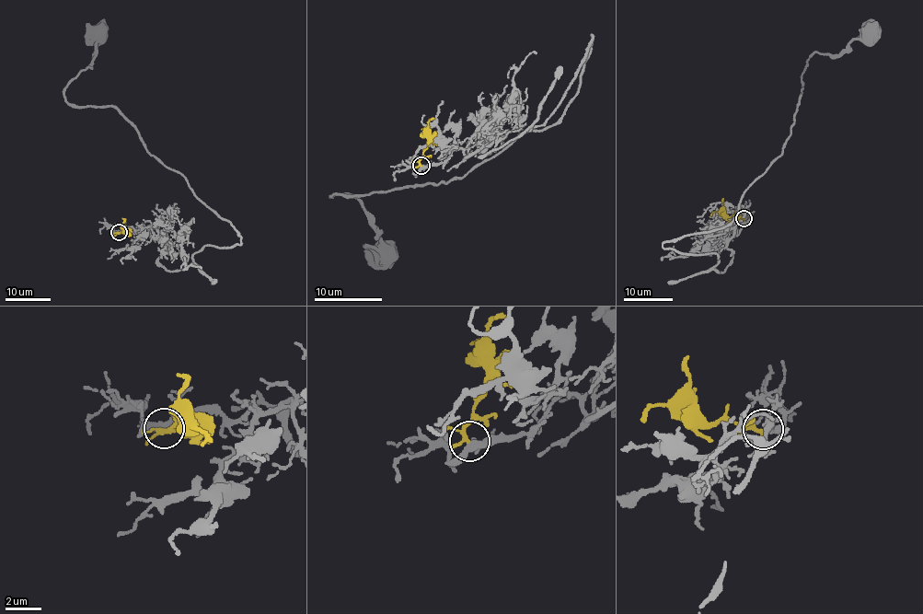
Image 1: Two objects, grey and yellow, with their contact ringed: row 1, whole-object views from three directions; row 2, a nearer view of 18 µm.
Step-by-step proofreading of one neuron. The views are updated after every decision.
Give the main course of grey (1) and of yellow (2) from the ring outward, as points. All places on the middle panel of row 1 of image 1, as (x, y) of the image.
1: (421, 166), (542, 124), (592, 35), (557, 121), (460, 178), (333, 195), (357, 199), (381, 254)
2: (421, 166), (420, 159), (431, 120)

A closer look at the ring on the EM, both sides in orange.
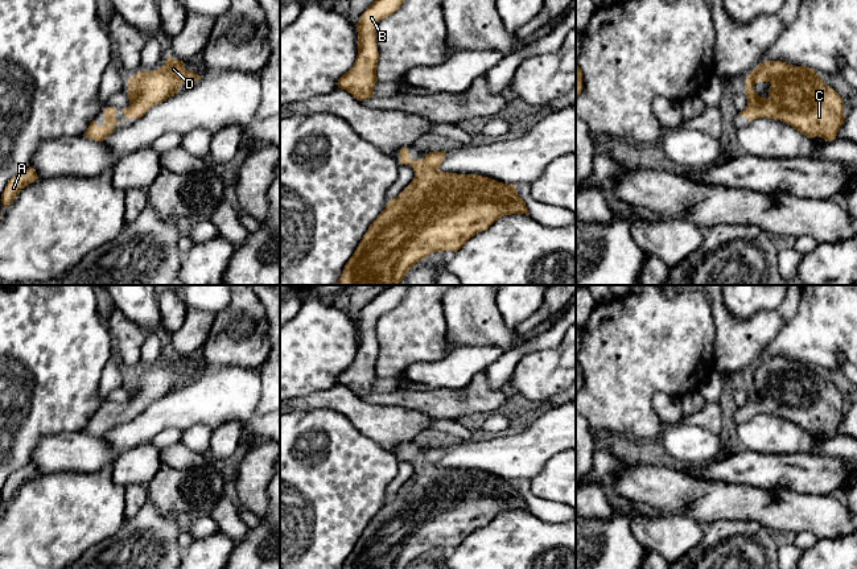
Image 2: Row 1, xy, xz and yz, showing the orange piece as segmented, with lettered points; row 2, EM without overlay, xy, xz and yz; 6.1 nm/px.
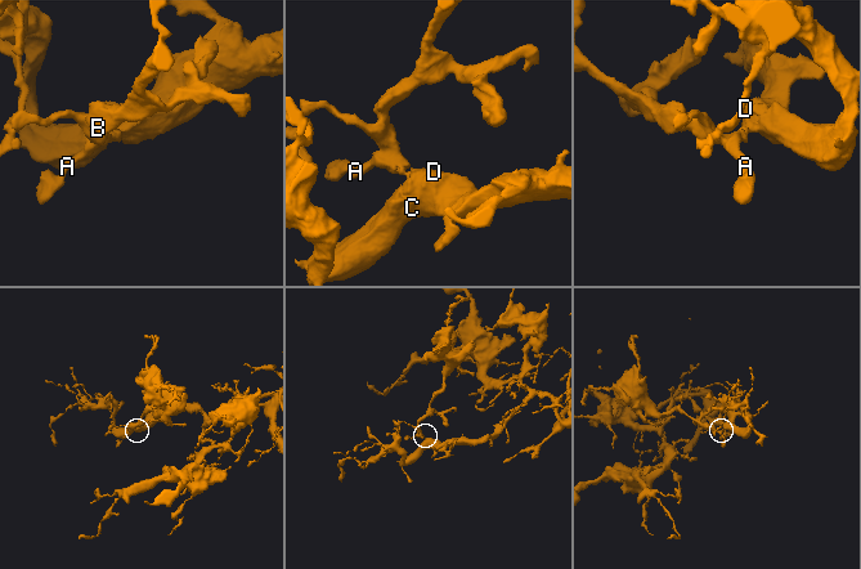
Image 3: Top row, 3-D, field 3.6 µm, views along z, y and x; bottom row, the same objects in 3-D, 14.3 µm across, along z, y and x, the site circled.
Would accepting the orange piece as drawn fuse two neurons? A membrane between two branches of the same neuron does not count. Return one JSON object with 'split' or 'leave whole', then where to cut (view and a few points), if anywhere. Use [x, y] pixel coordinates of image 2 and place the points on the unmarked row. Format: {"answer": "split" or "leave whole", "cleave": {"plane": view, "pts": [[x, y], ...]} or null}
{"answer": "leave whole", "cleave": null}

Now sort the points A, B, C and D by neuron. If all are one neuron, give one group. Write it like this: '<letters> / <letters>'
A B C D

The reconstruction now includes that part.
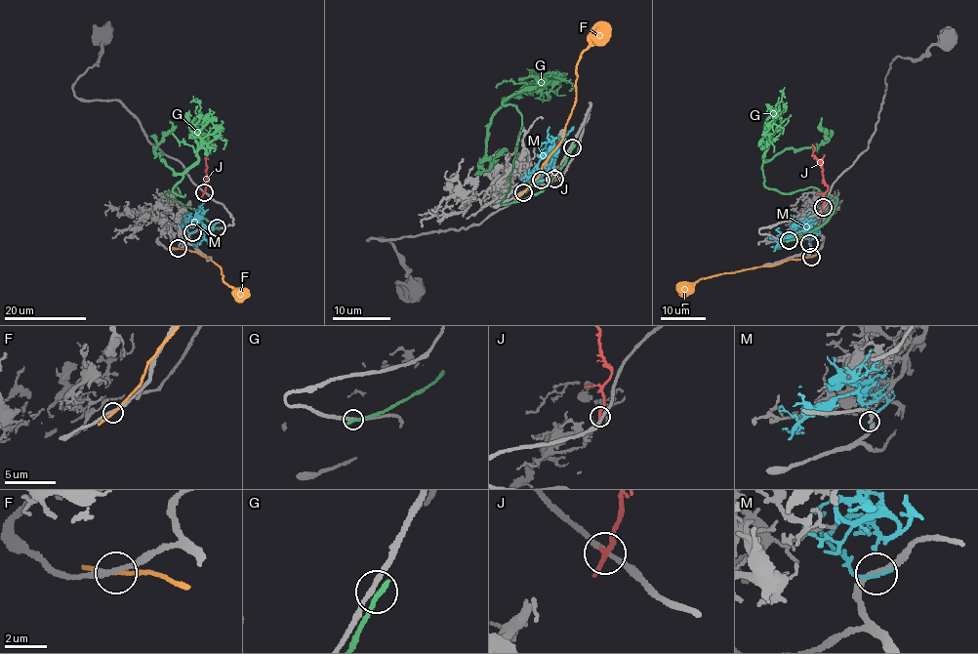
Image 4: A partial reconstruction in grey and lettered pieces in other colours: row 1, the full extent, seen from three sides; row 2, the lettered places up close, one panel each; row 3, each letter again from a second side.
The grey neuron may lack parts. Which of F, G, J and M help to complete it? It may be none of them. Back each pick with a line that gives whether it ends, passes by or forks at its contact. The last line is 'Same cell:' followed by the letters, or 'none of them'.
M: It ends there
Same cell: M

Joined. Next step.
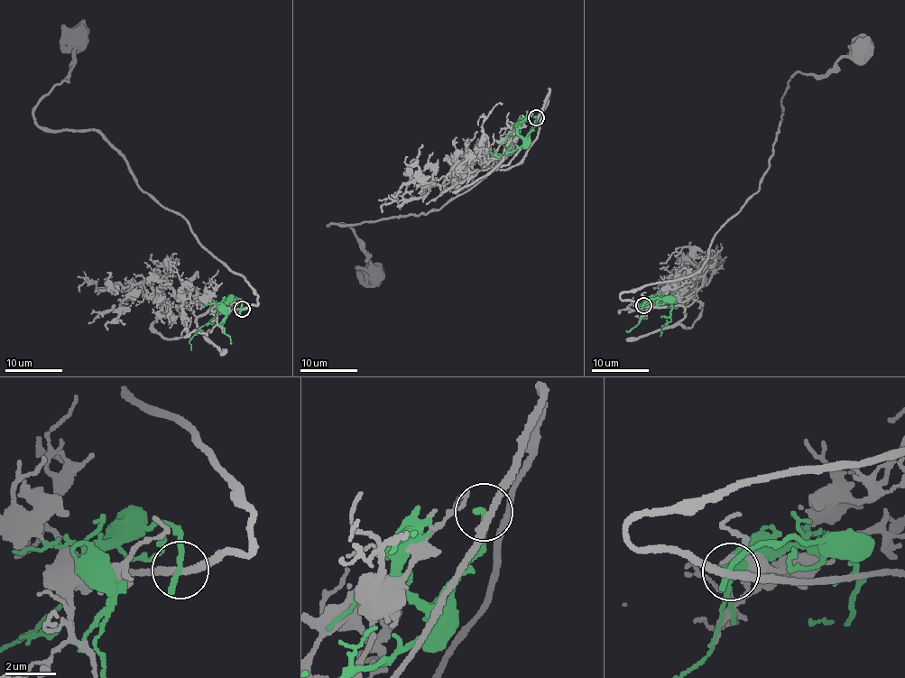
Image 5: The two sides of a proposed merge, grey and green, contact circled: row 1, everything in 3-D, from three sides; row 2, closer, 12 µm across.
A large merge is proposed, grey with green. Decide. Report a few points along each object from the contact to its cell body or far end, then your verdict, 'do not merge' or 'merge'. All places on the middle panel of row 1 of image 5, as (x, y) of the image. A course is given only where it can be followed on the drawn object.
grey via (536, 117), (549, 88), (525, 157), (434, 211), (329, 224), (350, 227), (369, 254), (370, 274) | green via (536, 117), (535, 126), (521, 145), (497, 156), (491, 153) | do not merge

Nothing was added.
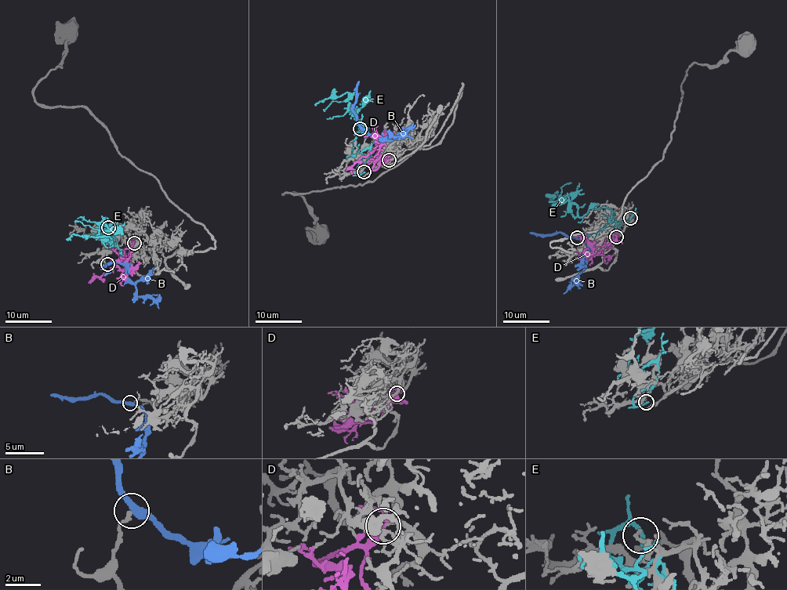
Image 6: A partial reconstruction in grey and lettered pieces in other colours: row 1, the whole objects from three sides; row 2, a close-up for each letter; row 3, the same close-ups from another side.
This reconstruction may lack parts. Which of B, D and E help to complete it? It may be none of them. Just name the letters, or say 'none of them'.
D

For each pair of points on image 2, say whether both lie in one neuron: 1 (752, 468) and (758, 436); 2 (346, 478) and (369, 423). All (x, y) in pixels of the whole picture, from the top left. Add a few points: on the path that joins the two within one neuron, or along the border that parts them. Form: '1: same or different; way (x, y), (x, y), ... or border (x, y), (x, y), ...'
1: different; border (740, 446), (748, 450), (785, 454)
2: different; border (341, 413), (362, 433), (390, 452)

